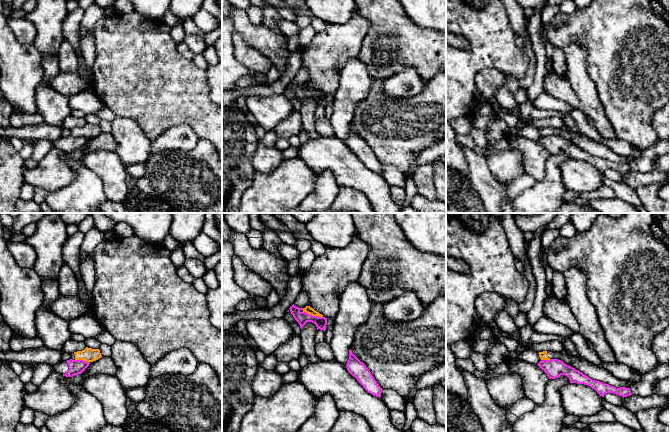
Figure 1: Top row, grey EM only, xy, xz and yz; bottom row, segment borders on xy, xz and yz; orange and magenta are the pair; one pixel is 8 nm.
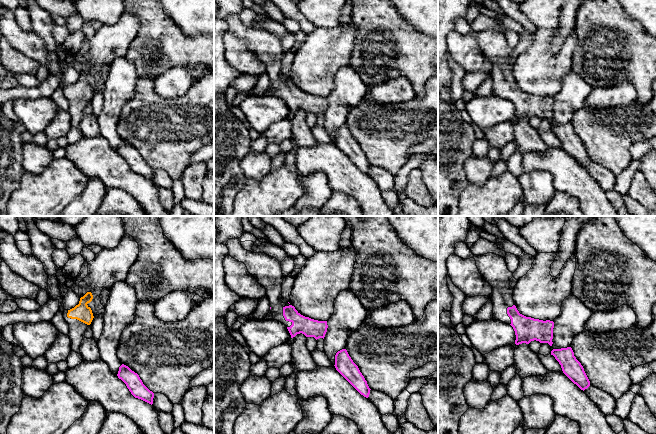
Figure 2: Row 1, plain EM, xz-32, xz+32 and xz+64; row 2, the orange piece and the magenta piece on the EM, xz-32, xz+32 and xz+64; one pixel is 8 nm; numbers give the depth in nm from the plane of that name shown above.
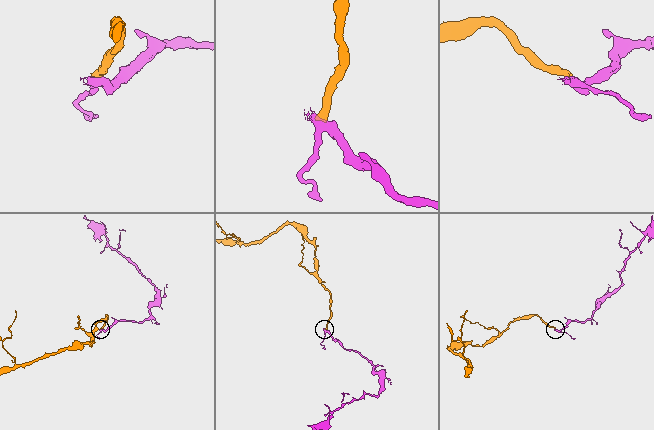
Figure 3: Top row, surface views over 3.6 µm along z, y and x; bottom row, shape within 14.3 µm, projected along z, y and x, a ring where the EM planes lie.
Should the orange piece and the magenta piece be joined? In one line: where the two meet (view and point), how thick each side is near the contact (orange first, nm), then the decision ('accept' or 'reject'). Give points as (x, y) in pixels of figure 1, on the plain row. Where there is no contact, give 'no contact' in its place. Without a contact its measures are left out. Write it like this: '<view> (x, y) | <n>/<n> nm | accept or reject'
xz (312, 91) | 60/100 nm | reject

